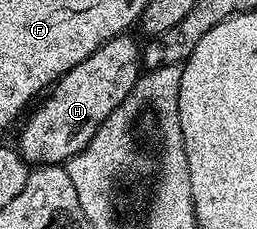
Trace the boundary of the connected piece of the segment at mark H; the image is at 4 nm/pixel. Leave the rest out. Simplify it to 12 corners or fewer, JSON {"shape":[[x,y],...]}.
{"shape":[[131,36],[101,44],[26,115],[35,168],[66,164],[127,99]]}

